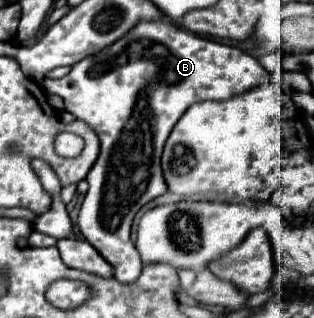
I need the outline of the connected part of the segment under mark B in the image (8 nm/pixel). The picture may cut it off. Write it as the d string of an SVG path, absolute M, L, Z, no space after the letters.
M146 20L140 22L126 38L110 44L96 56L84 58L76 66L72 66L70 74L60 80L42 80L42 86L48 94L58 94L64 100L64 106L78 120L86 122L96 136L100 138L100 156L86 180L90 184L86 198L82 202L82 210L78 216L80 232L86 240L114 266L116 280L122 284L132 284L142 274L142 262L136 246L130 240L130 226L136 212L148 204L150 200L162 196L166 192L166 182L162 178L160 156L164 142L182 114L196 102L204 100L230 100L238 94L244 94L252 88L262 86L264 82L272 82L270 72L250 54L220 44L198 34L192 34L184 28L176 28L164 22Z

